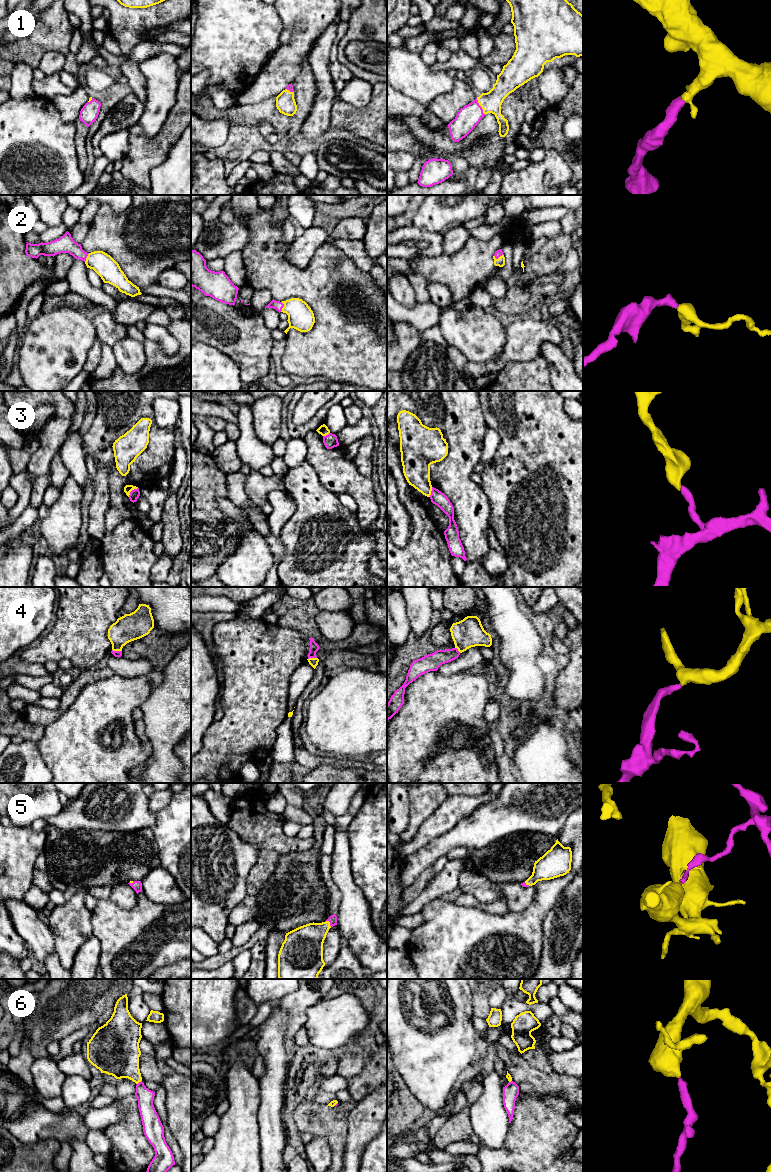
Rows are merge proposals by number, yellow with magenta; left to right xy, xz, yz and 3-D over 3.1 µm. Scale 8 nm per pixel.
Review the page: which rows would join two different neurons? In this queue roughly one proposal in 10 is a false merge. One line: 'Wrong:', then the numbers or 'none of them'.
Wrong: 3

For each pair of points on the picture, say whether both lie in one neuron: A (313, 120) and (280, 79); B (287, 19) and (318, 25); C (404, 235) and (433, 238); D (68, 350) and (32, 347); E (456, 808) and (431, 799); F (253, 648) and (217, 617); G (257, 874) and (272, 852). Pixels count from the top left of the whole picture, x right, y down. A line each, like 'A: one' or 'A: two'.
A: two
B: one
C: one
D: one
E: two
F: two
G: one

